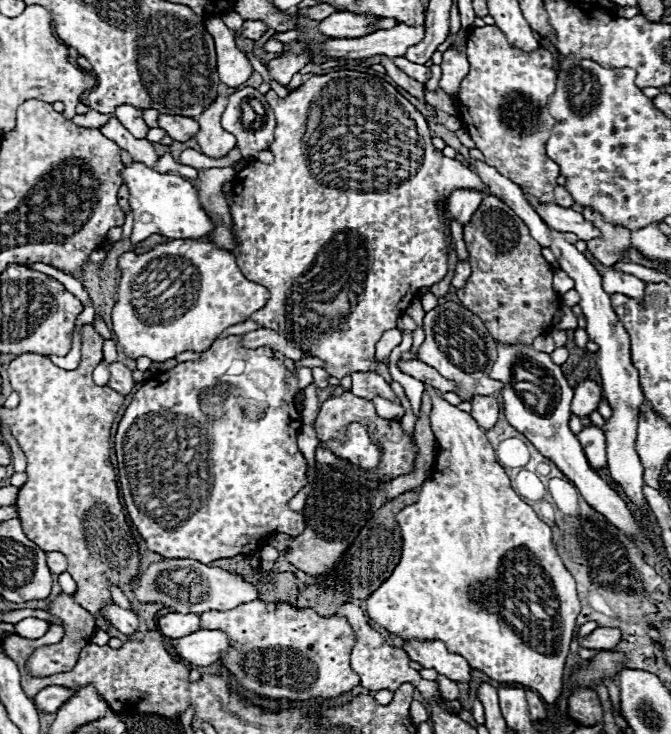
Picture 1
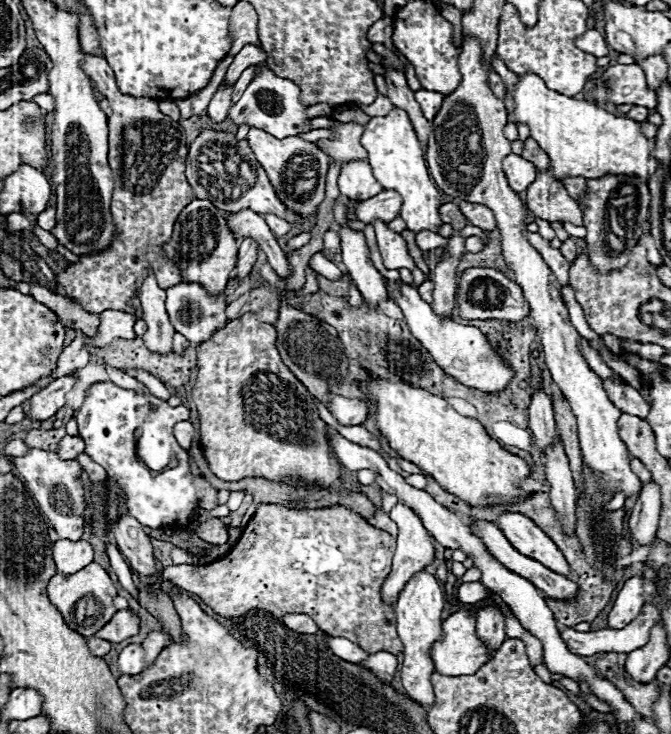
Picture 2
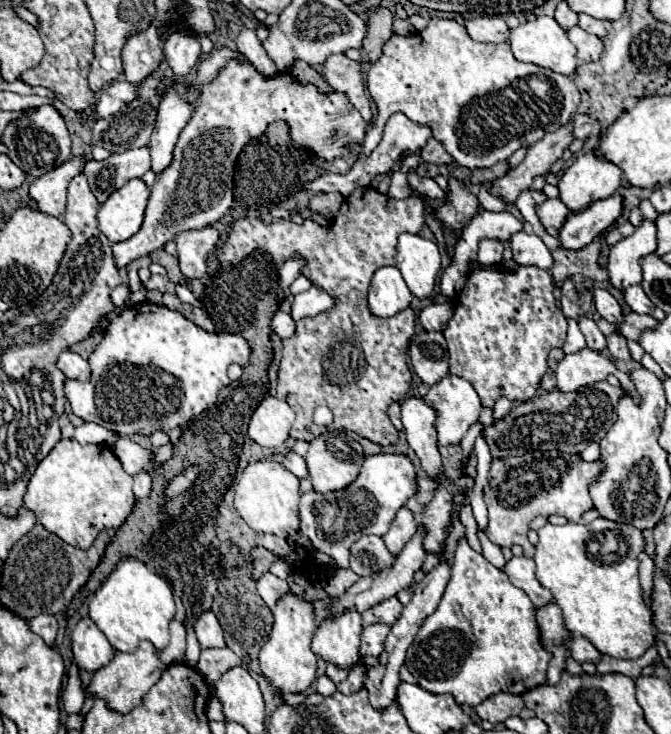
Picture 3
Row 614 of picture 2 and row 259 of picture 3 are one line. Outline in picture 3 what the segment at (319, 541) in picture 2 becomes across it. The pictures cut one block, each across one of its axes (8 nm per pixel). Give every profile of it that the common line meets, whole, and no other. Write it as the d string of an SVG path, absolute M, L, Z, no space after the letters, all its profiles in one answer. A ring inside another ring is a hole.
M372 188L354 190L344 200L340 212L334 216L334 220L328 228L322 228L314 220L306 220L304 224L298 226L292 220L264 224L258 218L240 218L232 224L228 240L216 252L220 262L238 264L240 260L244 260L250 252L254 252L258 248L268 252L276 264L282 264L292 254L302 254L308 262L306 268L302 270L302 274L308 276L316 286L324 288L328 294L332 294L336 298L334 308L330 308L314 318L298 320L296 334L292 338L284 340L276 394L278 394L278 398L286 400L292 406L292 410L296 412L296 422L290 428L292 438L310 442L316 436L324 434L324 430L328 430L328 428L314 424L312 414L314 414L314 408L328 406L334 414L332 428L352 430L376 444L382 444L382 446L396 442L398 430L394 428L394 424L388 418L388 406L392 402L404 400L406 392L410 388L410 382L412 382L412 374L406 364L406 352L408 352L410 338L414 336L414 330L416 330L416 316L414 316L412 308L406 308L392 318L376 318L370 314L370 310L366 306L366 296L368 296L368 286L370 286L374 272L380 266L390 266L394 262L398 236L402 232L418 234L422 230L422 226L424 226L424 202L420 198L410 196L406 200L396 200L396 198L380 194L378 190L372 190Z

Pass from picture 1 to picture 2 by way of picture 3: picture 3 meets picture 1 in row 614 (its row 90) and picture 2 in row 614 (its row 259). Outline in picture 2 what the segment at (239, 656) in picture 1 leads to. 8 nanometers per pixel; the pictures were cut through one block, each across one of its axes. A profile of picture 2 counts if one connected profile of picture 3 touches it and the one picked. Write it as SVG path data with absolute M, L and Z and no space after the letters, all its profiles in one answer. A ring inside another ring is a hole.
M126 608L126 610L118 610L112 616L112 620L96 636L104 638L108 642L122 642L122 640L126 640L130 636L140 634L142 626L144 626L144 620L136 612Z

